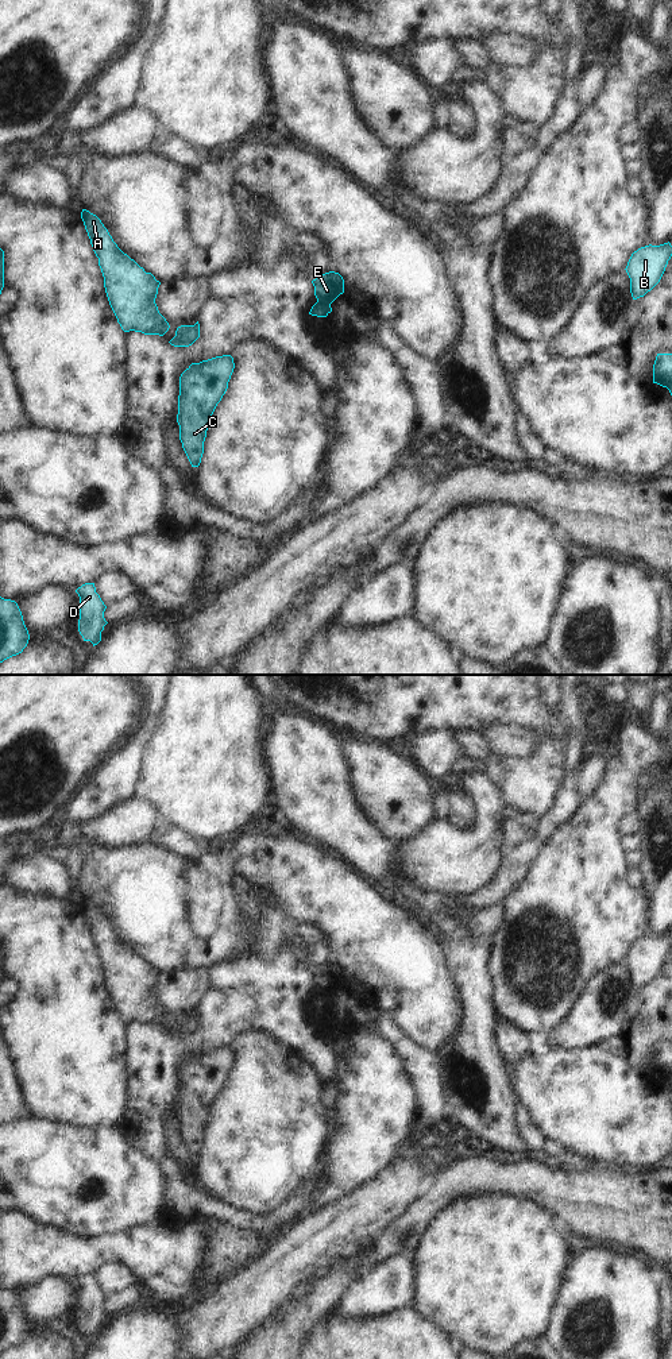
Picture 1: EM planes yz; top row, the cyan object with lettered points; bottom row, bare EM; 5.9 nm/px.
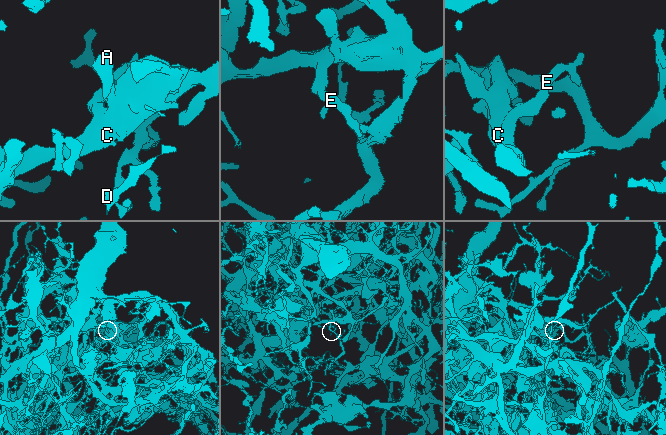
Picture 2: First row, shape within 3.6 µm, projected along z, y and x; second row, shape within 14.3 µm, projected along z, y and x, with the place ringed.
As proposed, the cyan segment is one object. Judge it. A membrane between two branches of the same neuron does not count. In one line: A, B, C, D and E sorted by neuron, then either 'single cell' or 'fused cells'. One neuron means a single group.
A C / B D E | fused cells

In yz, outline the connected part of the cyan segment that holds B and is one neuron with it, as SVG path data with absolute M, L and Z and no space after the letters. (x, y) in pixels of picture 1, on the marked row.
M669 242L660 246L649 244L632 254L625 270L630 278L633 300L644 297L660 282L671 256Z

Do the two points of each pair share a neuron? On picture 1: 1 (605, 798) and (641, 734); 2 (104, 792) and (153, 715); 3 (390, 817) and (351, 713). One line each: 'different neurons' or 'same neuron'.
1: same neuron
2: same neuron
3: different neurons

